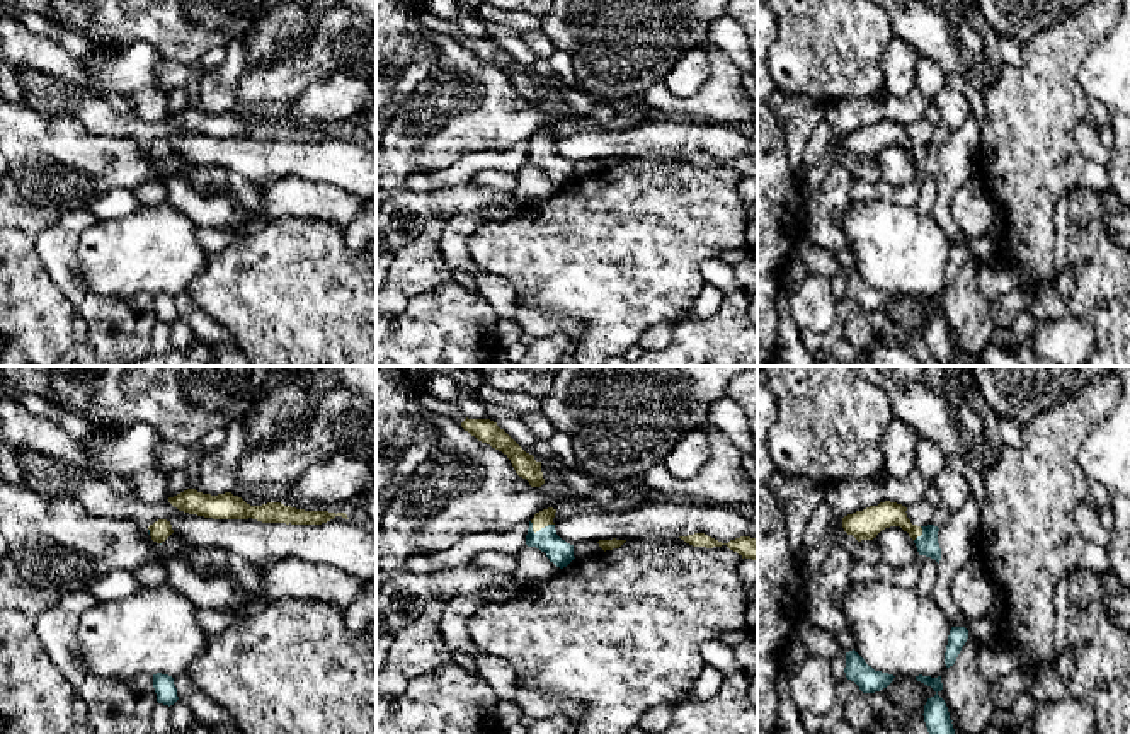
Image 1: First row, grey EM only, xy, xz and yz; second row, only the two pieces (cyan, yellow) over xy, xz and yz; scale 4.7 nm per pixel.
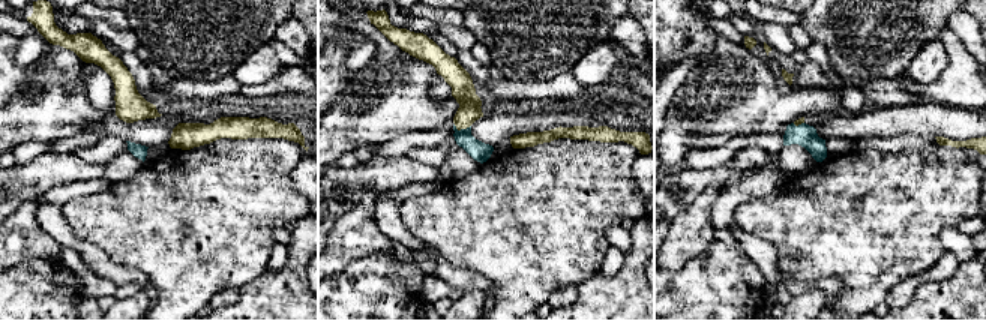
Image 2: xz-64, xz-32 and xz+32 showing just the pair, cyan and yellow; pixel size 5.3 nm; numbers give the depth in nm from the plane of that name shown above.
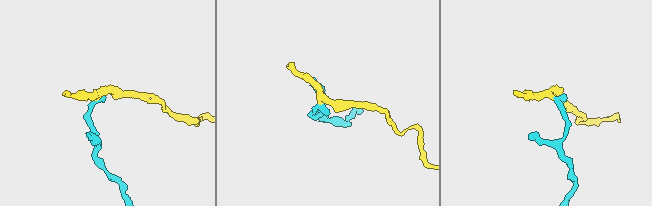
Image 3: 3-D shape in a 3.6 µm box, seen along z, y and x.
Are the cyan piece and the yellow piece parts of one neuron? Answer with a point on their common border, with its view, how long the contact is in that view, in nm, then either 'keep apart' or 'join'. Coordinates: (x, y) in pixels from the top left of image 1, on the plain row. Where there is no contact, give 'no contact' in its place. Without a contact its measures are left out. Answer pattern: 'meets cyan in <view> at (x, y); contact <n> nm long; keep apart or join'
meets cyan in xz at (540, 149); contact 120 nm long; join

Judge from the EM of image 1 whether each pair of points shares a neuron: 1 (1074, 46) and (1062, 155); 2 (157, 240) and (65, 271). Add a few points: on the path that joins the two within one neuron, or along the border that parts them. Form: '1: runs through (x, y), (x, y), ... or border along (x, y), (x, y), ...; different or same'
1: runs through (1059, 74), (1059, 128); same
2: border along (85, 229), (79, 242), (79, 278), (102, 297); different

